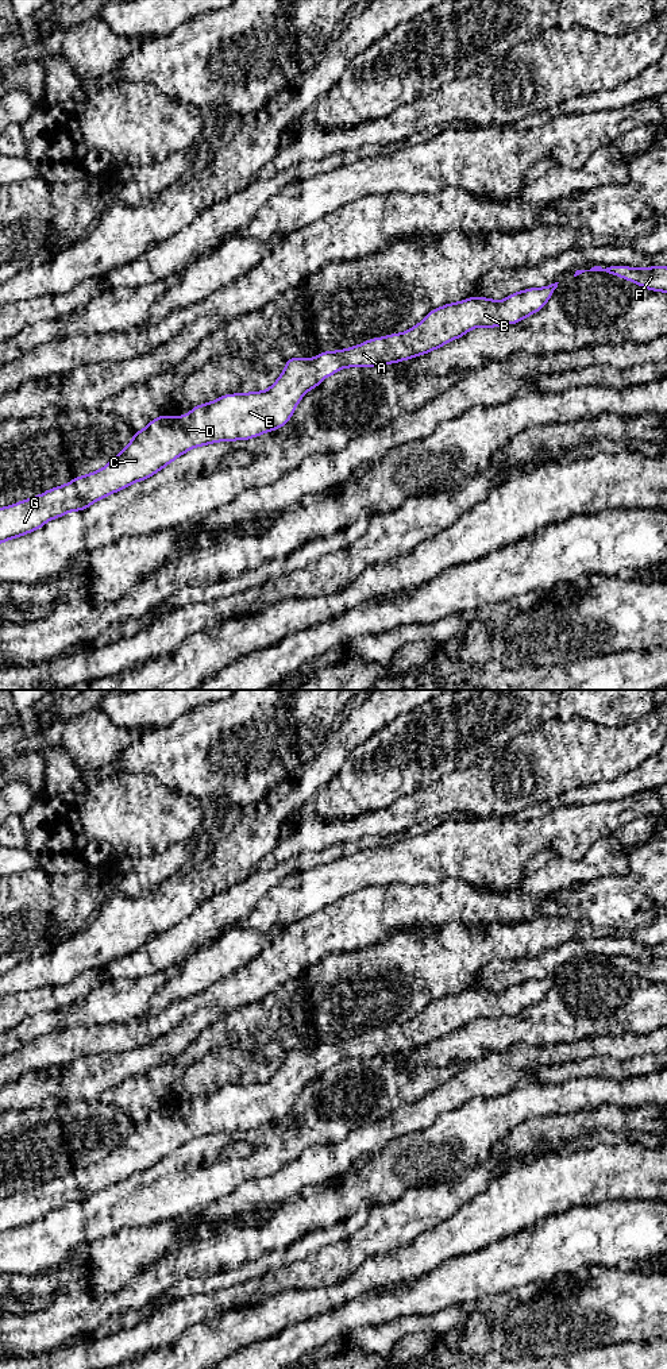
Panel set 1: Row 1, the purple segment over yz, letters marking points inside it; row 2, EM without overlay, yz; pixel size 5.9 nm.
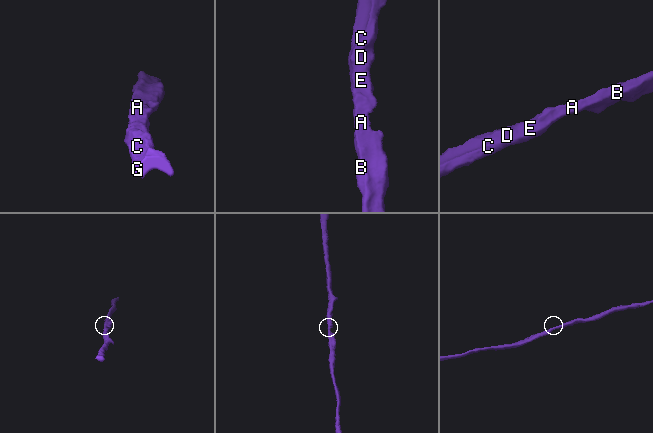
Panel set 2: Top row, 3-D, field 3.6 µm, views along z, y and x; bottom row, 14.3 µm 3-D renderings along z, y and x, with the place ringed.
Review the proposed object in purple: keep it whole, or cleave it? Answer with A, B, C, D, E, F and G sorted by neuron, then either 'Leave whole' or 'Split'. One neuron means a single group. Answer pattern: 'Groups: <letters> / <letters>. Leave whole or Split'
Groups: A B C D E F G. Leave whole

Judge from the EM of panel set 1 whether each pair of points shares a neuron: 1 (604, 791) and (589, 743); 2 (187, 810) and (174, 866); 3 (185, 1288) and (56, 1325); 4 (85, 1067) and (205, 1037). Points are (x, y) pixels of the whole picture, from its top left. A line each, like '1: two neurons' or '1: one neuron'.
1: two neurons
2: two neurons
3: two neurons
4: two neurons

